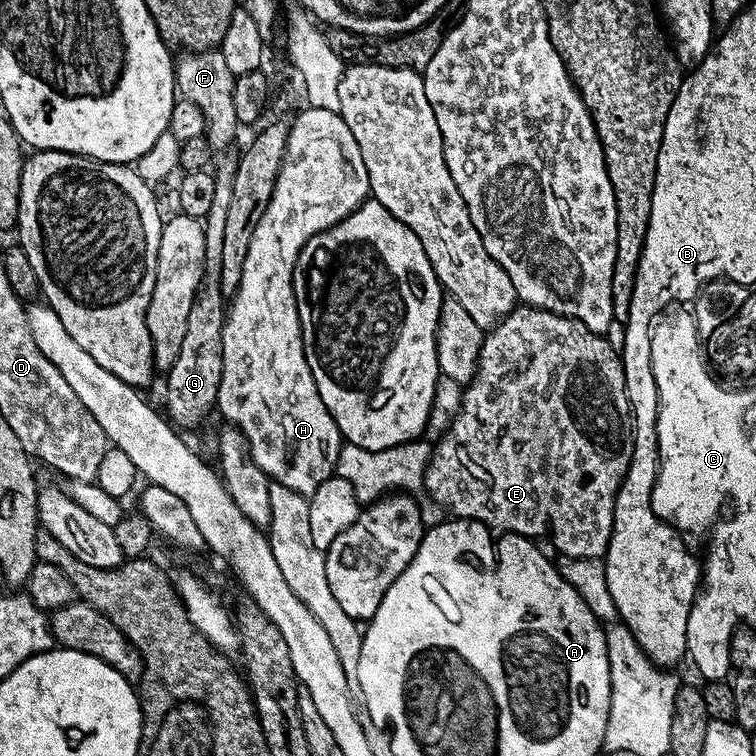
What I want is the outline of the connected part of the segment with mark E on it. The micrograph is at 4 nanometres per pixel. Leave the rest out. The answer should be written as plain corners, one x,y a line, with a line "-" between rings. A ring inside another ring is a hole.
517,306
503,316
501,320
495,324
493,328
487,329
484,345
480,351
480,357
476,363
476,373
472,381
463,389
464,397
460,400
460,413
452,420
452,425
444,432
444,437
440,441
435,441
432,454
428,458
428,467
424,470
424,478
422,481
423,491
429,492
430,500
436,504
440,504
445,513
451,514
453,517
461,520
479,520
480,523
488,525
489,528
500,534
511,534
513,536
527,536
529,538
537,538
541,536
544,540
549,540
560,556
569,556
570,558
590,558
591,560
600,560
608,553
608,543
610,542
610,534
612,533
612,523
614,522
614,502
618,498
618,490
622,486
622,482
626,478
626,470
630,466
630,458
634,454
634,438
632,437
632,409
628,406
626,398
626,382
624,381
624,371
622,370
622,362
620,361
620,353
608,341
607,335
590,330
582,322
571,320
568,316
559,316
545,308
534,308
531,306

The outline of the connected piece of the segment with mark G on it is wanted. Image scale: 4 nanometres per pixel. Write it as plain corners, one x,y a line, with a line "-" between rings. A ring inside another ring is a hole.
234,148
223,149
214,158
212,170
215,178
213,204
210,214
203,217
204,237
206,238
206,254
204,255
204,277
200,289
196,292
194,306
190,306
190,318
186,318
186,334
182,338
182,350
178,350
178,358
174,358
174,366
167,369
168,376
168,412
166,416
177,429
196,428
208,416
208,411
216,408
218,386
222,382
222,330
226,319
226,297
220,289
222,278
222,242
224,240
227,207
230,206
231,187
234,184
234,173
238,170
240,152

